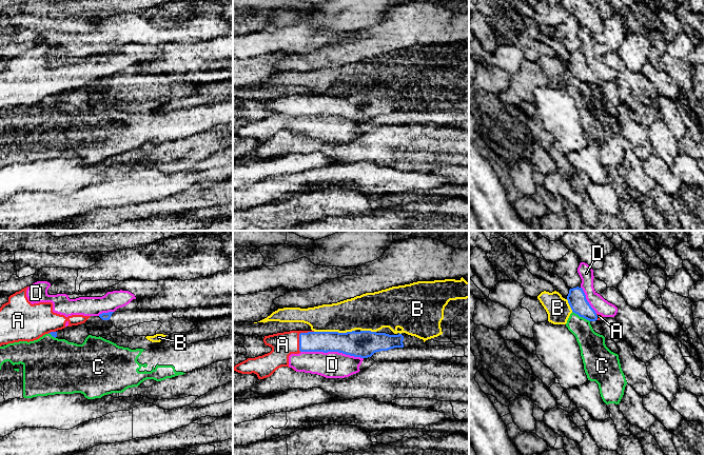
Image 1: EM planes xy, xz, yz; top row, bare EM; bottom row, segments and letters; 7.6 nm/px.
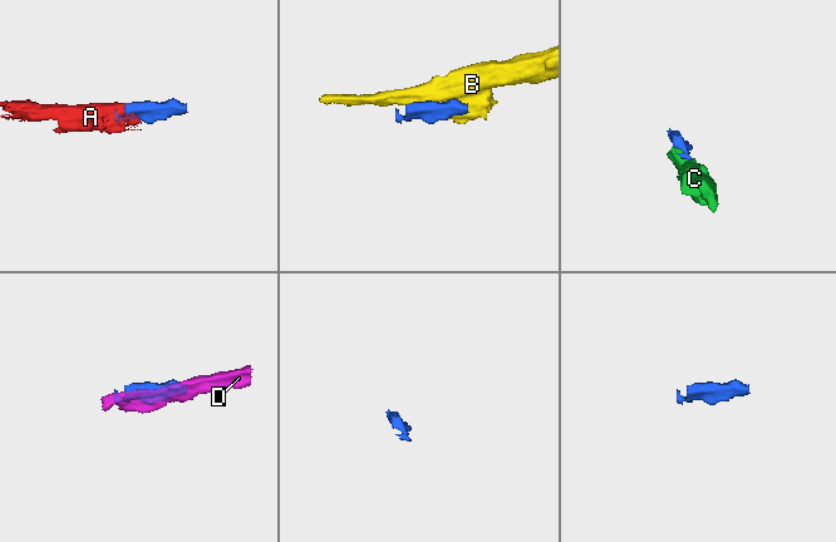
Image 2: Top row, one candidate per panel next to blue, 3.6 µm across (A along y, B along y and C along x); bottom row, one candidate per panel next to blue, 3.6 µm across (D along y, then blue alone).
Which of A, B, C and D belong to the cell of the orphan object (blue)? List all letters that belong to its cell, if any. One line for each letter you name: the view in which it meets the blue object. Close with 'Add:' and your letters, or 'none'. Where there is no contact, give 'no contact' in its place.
A: meets blue in xz
Add: A

